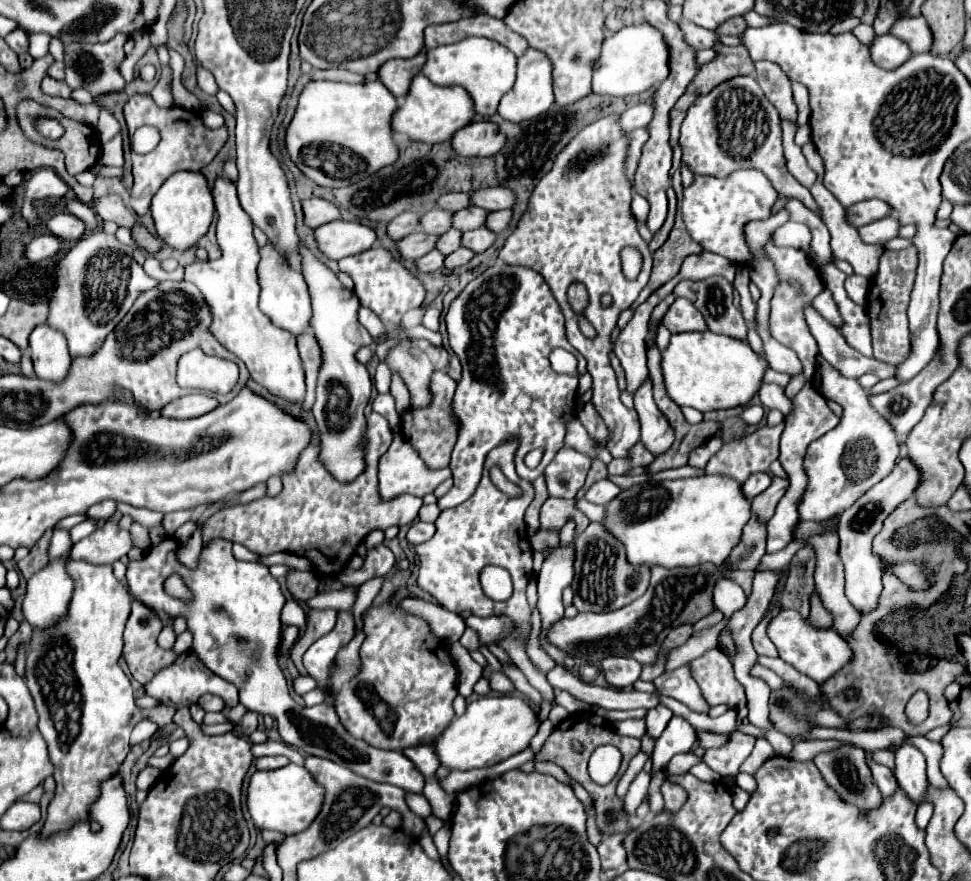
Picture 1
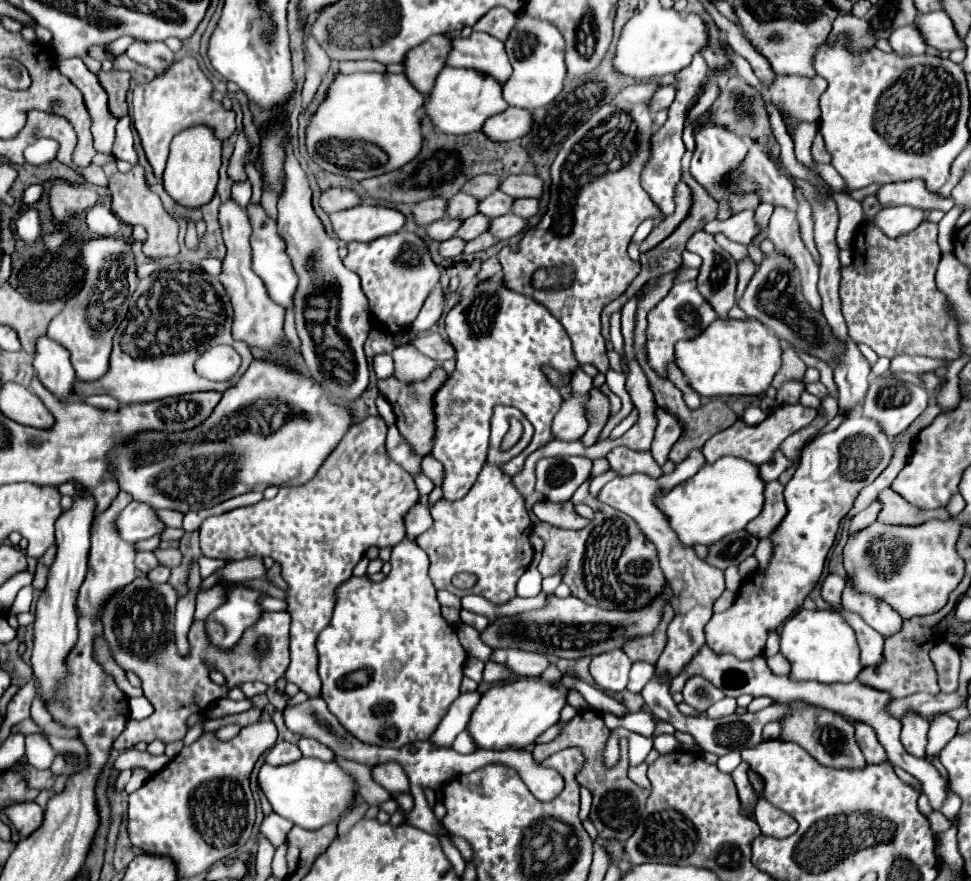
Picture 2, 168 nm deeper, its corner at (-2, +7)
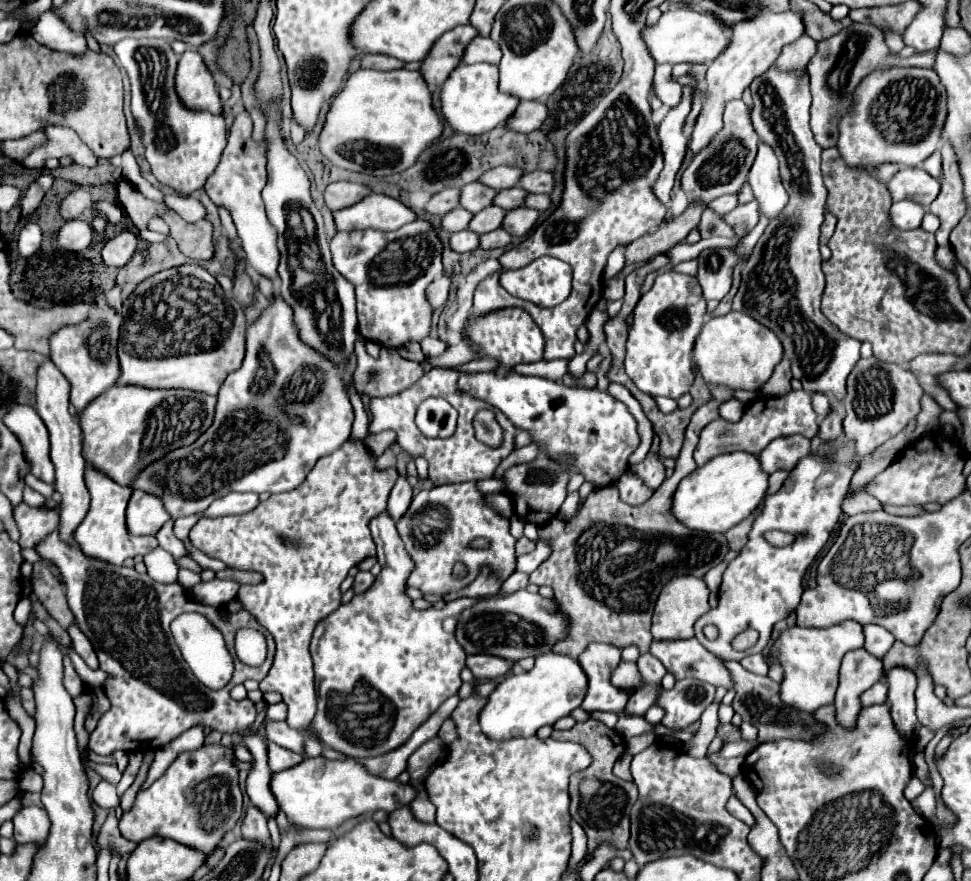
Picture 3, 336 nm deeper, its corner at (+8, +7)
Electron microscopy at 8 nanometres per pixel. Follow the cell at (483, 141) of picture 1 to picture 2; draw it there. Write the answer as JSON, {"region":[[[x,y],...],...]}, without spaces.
{"region":[[[510,106],[506,112],[490,118],[484,124],[484,134],[490,136],[492,140],[500,140],[500,142],[516,140],[516,138],[526,136],[526,132],[530,132],[532,124],[534,124],[534,116],[530,110]]]}

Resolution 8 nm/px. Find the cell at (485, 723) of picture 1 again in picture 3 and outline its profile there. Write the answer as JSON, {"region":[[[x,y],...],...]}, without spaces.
{"region":[[[554,652],[538,656],[530,672],[510,674],[494,688],[486,706],[478,714],[480,728],[492,740],[534,736],[538,728],[546,724],[552,726],[556,720],[578,708],[586,696],[586,684],[584,670],[576,660]]]}

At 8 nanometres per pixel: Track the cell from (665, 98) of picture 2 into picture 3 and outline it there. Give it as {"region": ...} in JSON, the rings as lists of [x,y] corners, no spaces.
{"region":[[[660,64],[654,74],[654,94],[666,106],[676,106],[682,96],[682,86],[672,78],[672,66]]]}

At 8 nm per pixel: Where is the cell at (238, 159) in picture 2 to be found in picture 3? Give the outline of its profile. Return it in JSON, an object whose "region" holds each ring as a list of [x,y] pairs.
{"region":[[[242,112],[234,118],[230,132],[228,132],[228,144],[224,148],[222,160],[218,168],[208,178],[204,190],[212,198],[214,204],[226,206],[232,212],[238,238],[242,244],[242,250],[246,254],[248,268],[256,274],[274,280],[278,276],[278,248],[276,248],[276,230],[272,224],[268,224],[264,202],[262,202],[262,188],[266,184],[266,160],[264,160],[264,142],[256,144],[252,140],[252,118],[248,112]]]}

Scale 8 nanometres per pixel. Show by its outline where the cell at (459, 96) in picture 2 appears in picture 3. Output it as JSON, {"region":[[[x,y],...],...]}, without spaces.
{"region":[[[460,64],[456,70],[446,78],[440,92],[440,112],[446,124],[460,134],[484,134],[498,124],[504,124],[512,112],[516,110],[518,100],[502,94],[498,90],[498,68],[490,64]]]}

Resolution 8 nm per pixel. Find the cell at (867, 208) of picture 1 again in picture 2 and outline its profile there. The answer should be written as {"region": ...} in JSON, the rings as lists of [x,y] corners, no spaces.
{"region":[[[906,180],[902,184],[884,184],[878,190],[878,200],[884,208],[908,204],[922,210],[944,210],[948,212],[954,206],[952,198],[942,198],[936,192],[930,192],[922,180]]]}

